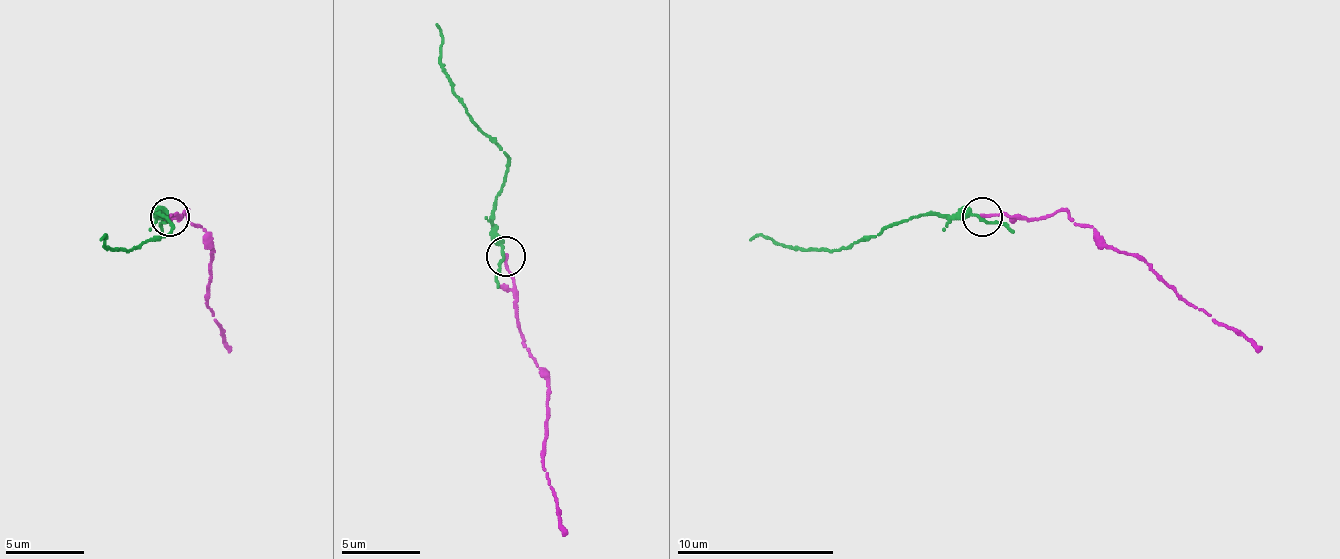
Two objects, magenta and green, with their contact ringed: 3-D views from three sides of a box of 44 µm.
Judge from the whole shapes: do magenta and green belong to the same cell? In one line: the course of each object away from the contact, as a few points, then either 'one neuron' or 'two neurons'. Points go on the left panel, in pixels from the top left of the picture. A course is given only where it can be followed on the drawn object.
magenta runs (168, 216), (180, 219), (184, 212), (212, 243), (208, 306), (231, 349); green runs (168, 219), (157, 216), (172, 227), (137, 247), (117, 251), (105, 247), (105, 235), (102, 239); one neuron

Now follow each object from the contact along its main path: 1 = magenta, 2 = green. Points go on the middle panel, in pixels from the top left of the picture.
1: (504, 255), (516, 298), (520, 338), (548, 381), (544, 472), (567, 535)
2: (504, 255), (493, 204), (508, 156), (473, 121), (453, 93), (441, 58), (441, 34), (438, 23)

